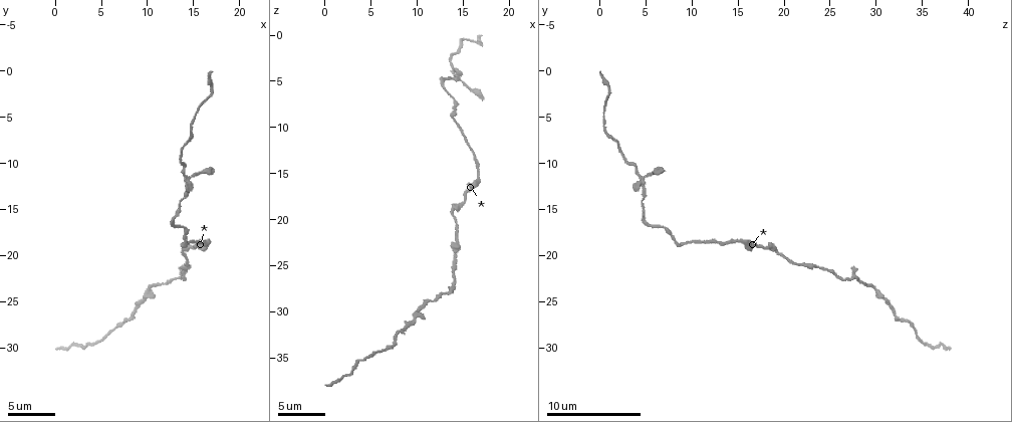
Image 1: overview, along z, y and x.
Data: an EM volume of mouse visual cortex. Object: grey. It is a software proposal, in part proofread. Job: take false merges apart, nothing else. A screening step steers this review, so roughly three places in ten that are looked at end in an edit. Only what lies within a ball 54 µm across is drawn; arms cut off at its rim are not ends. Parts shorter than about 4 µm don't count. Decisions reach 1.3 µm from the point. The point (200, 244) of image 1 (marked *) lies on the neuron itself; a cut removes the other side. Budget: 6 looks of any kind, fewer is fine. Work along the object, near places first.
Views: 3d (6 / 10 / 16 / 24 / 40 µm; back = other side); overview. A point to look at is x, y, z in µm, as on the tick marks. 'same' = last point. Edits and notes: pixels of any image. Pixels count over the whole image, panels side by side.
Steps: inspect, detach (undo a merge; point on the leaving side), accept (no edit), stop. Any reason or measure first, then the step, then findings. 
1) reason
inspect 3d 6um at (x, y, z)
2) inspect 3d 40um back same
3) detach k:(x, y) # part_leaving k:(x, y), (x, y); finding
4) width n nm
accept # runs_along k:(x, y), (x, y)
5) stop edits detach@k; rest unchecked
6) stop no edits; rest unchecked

calibre changes
inspect 3d 16um at (10.6, 23.2, 29.4)

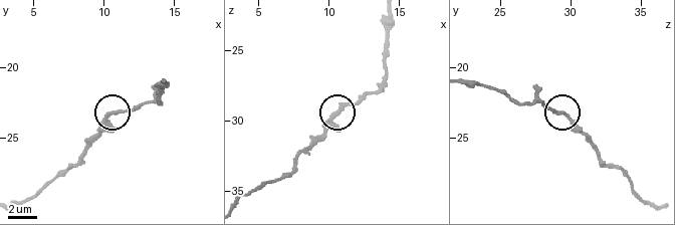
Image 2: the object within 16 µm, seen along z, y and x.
other side
inspect 3d 16um back at (10.6, 23.2, 29.4)

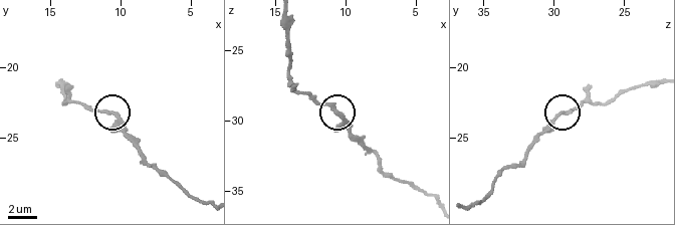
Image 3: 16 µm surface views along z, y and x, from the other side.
accept # runs_along 3:(657, 79), (564, 113), (532, 143); continuous, no second neuron

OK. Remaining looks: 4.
inspect 3d 6um at (14.8, 6.2, 0.6)

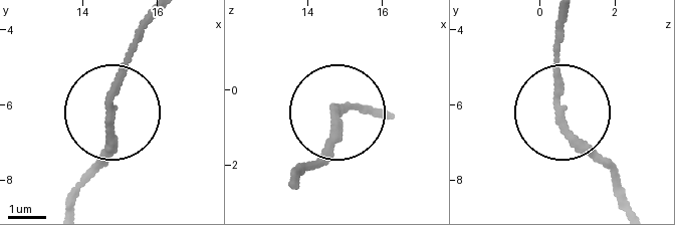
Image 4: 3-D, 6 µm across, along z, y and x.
width 210 nm
accept # runs_along 4:(295, 184), (327, 143), (333, 114), (363, 103); all the same neuron

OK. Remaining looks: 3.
four or more arms meet
inspect 3d 16um at (14.2, 11.4, 4.6)

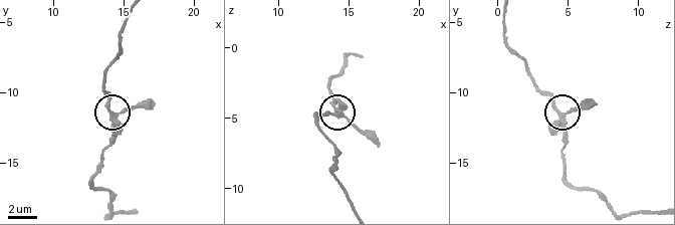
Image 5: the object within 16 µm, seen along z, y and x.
arms 4
accept # one neuron here

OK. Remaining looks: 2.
stop no edits; rest unchecked

